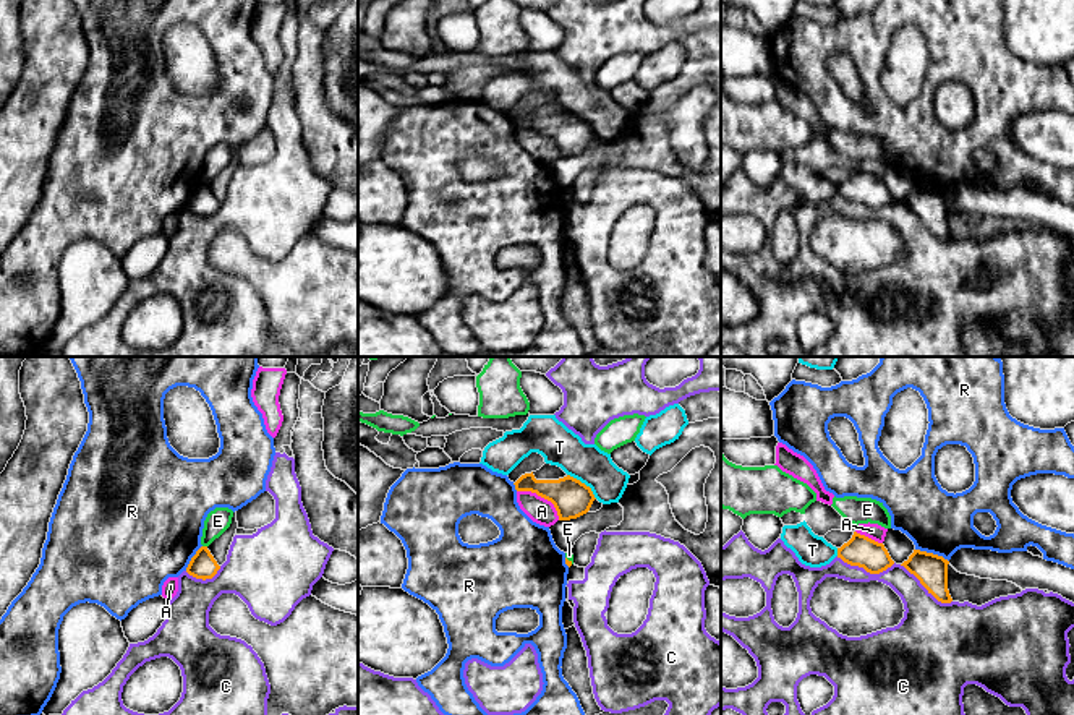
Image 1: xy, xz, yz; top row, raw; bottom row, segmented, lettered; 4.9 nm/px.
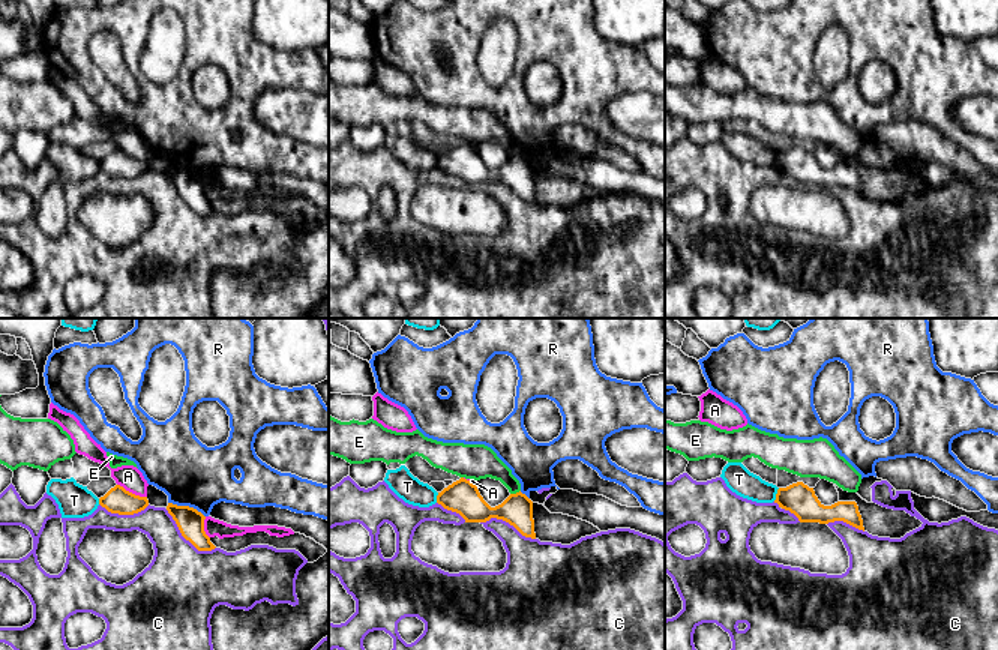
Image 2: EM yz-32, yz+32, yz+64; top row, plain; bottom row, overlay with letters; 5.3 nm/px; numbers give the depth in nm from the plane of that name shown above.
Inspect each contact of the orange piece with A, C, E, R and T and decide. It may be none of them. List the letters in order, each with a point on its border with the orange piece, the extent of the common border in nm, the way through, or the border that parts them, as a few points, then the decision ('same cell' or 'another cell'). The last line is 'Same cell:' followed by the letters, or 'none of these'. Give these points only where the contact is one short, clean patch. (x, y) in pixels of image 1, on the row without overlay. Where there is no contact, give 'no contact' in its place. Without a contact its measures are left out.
A: meets orange in xz at (543, 133); contact 260 nm long; another cell
C: meets orange in yz at (865, 206); contact 300 nm long; another cell
E: meets orange in xy at (204, 184); contact 30 nm long; border along xy (203, 182), (206, 184); another cell
R: meets orange in yz at (932, 190); contact 180 nm long; another cell
T: meets orange in xz at (583, 120); contact 200 nm long; another cell
Same cell: none of these

